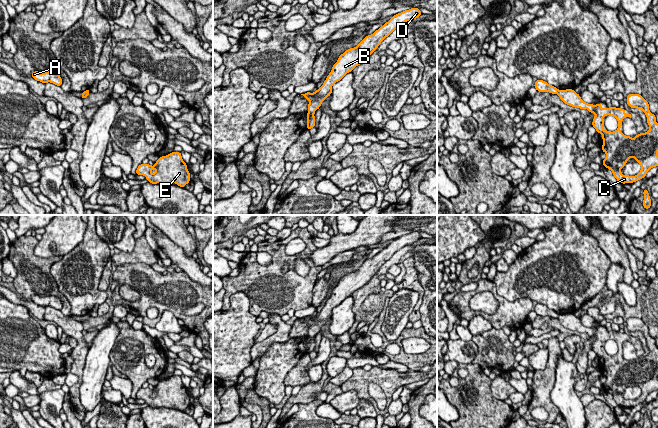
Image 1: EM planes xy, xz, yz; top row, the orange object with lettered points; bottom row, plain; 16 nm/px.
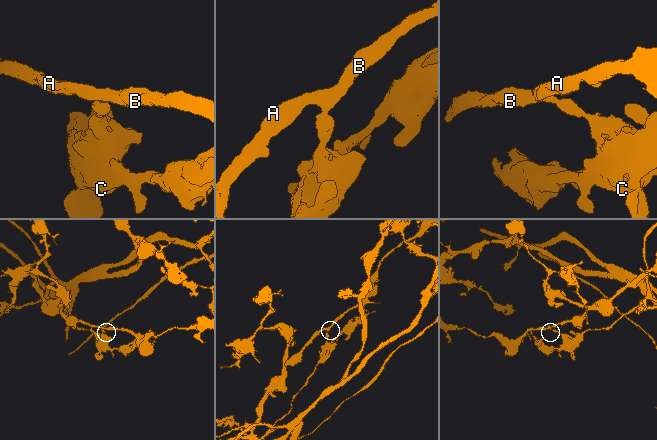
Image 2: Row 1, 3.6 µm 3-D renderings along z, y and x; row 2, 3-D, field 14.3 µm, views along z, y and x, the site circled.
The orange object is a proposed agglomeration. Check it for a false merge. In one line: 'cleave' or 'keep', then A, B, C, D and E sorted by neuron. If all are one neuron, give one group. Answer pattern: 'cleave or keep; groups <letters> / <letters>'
cleave; groups A B D / C E

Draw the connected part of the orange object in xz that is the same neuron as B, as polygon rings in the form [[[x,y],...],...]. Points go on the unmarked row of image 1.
[[[418,231],[405,234],[394,239],[388,246],[376,254],[373,258],[367,259],[355,272],[350,272],[341,278],[332,294],[326,301],[320,313],[314,317],[304,317],[307,324],[308,336],[314,338],[320,332],[321,327],[331,319],[332,310],[340,305],[352,293],[363,287],[378,272],[381,266],[388,261],[401,248],[412,245],[422,239]]]

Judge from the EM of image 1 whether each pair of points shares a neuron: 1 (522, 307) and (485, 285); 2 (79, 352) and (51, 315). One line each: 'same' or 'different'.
1: same
2: same

